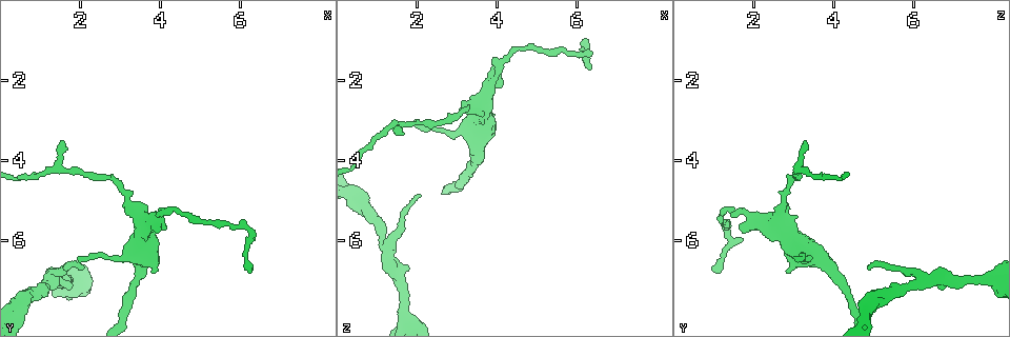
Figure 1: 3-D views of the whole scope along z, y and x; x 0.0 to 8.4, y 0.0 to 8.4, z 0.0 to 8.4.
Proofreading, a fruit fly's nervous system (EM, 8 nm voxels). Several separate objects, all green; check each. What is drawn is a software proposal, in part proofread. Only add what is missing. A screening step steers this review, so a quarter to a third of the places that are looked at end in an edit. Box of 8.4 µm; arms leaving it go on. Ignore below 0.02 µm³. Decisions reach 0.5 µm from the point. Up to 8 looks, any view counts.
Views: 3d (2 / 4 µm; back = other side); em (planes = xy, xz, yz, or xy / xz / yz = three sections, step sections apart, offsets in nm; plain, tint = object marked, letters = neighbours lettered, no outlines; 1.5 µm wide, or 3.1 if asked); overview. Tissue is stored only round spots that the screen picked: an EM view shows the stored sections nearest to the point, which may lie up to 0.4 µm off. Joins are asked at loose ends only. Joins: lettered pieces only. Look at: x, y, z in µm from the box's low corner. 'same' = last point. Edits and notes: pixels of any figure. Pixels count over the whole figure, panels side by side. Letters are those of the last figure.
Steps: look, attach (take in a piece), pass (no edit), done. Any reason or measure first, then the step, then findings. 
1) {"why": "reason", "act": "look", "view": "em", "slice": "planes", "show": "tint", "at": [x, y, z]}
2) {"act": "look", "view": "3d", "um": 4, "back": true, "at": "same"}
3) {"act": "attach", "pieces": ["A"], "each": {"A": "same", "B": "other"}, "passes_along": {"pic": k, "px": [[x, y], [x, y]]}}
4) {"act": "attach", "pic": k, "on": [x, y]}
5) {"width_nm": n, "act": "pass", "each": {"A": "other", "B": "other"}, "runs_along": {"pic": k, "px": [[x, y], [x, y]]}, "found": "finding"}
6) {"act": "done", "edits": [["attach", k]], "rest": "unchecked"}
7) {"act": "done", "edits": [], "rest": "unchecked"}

{"why": "tapers out", "act": "look", "view": "3d", "um": 4, "back": true, "at": [2.10, 6.65, 4.90]}

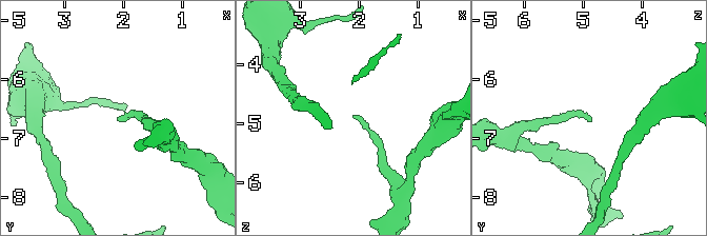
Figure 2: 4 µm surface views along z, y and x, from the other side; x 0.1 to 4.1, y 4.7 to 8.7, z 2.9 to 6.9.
{"act": "look", "view": "em", "slice": "planes", "show": "letters", "at": [2.05, 6.65, 4.90]}

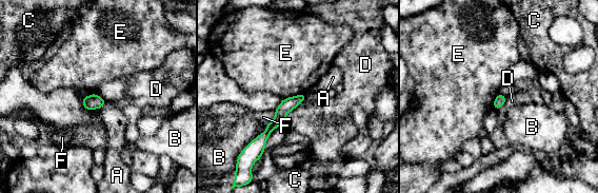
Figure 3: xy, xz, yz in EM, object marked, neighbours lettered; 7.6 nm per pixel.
{"act": "pass", "each": {"A": "other", "B": "other", "C": "other", "D": "other", "E": "other", "F": "other"}, "border": {"pic": 3, "px": [[296, 107], [286, 115], [284, 120]]}, "found": "no lettered piece goes on from it"}

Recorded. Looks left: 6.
{"why": "free end", "act": "look", "view": "3d", "um": 4, "at": [6.25, 6.75, 1.00]}

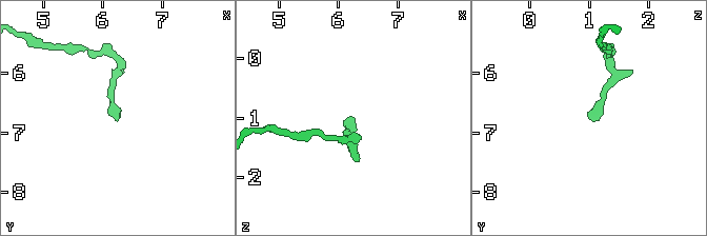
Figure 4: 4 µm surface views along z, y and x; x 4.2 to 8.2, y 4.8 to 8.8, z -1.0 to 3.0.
{"why": "shape alone is not enough", "act": "look", "view": "em", "slice": "planes", "show": "tint", "at": [6.30, 6.80, 1.05]}

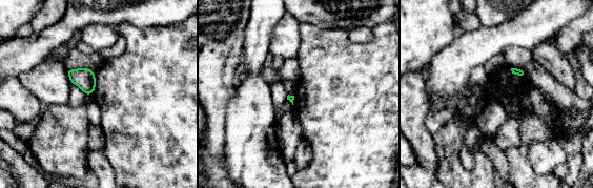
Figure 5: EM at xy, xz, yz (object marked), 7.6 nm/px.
{"act": "look", "view": "em", "slice": "planes", "show": "letters", "at": "same"}

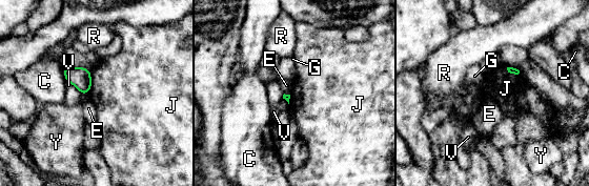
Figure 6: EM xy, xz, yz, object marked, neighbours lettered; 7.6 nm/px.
{"act": "pass", "each": {"C": "other", "E": "other", "G": "other", "J": "other", "R": "other", "V": "other", "Y": "other"}, "found": "none of them fits"}

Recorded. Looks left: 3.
{"why": "thin end", "act": "look", "view": "em", "slice": "planes", "show": "letters", "at": [1.45, 3.50, 3.30]}

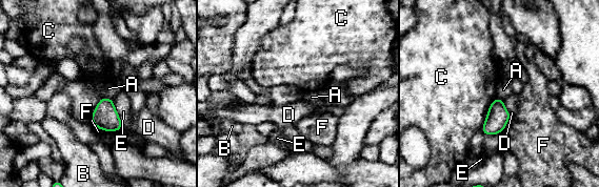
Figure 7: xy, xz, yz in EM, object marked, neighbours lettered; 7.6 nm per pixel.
{"act": "pass", "each": {"A": "other", "B": "other", "C": "other", "D": "other", "E": "other", "F": "other"}, "border": {"pic": 7, "px": [[502, 100], [511, 115]]}, "found": "no lettered piece goes on from it"}

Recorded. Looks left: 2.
{"act": "done", "edits": [], "rest": "unchecked"}

